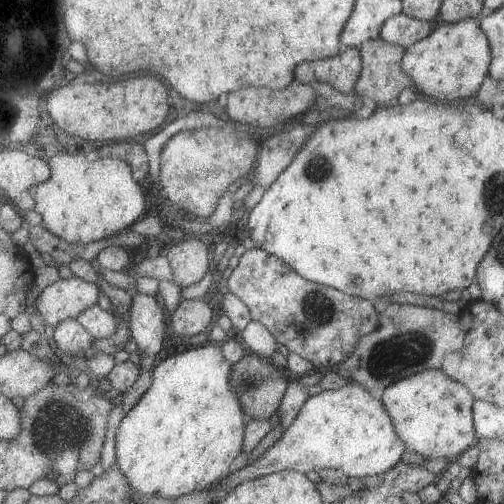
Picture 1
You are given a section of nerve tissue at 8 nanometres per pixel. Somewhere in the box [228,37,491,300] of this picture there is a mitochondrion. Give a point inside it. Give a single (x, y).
(318, 172)

